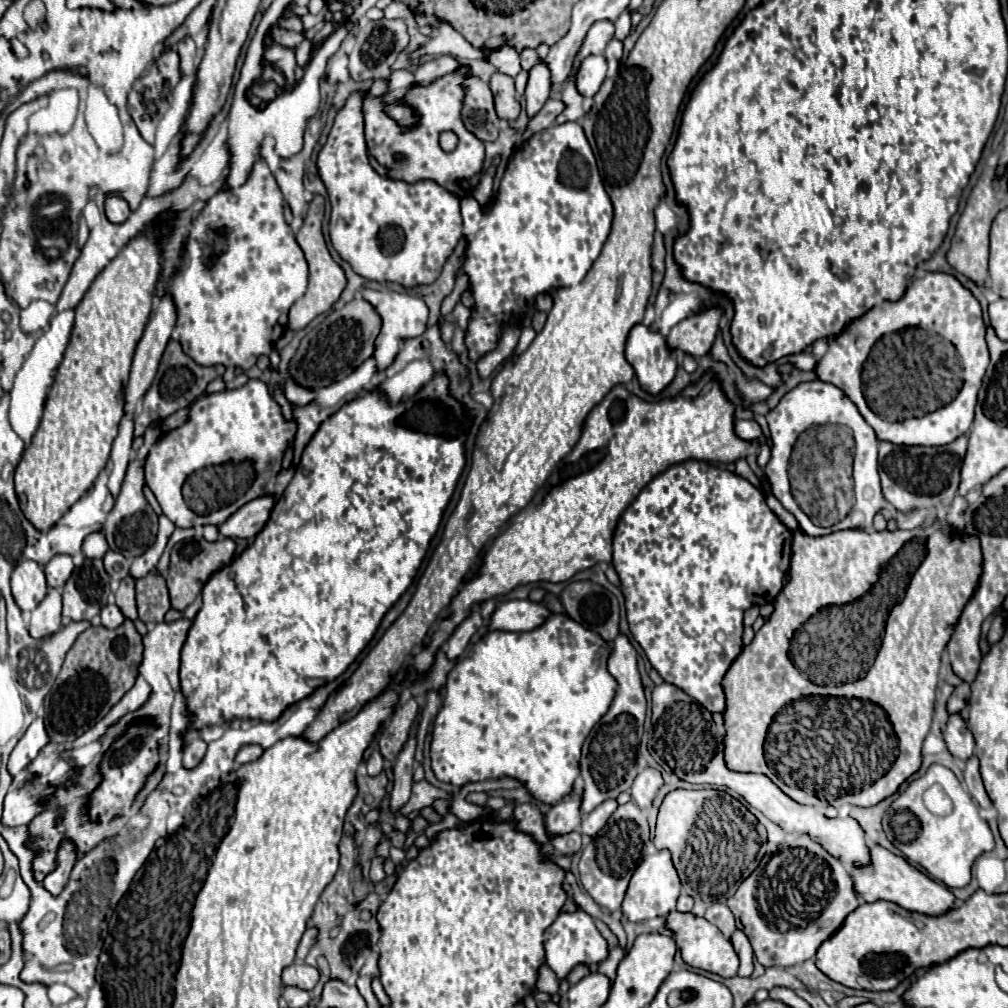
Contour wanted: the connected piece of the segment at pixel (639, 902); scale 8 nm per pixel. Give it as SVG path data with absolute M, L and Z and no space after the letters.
M658 851L650 857L646 857L640 867L632 875L632 883L628 885L622 911L630 921L644 921L652 917L666 917L670 911L676 909L676 899L680 895L682 883L680 877L672 865L670 851Z

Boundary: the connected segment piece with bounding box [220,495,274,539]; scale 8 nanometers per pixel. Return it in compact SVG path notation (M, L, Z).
M264 495L264 499L252 499L252 503L246 503L244 507L240 507L236 515L230 515L228 523L220 525L220 533L232 539L256 537L264 529L272 507L274 507L272 495Z

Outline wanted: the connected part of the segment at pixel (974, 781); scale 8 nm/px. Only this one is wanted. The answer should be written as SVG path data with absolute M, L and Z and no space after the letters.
M972 755L966 763L966 769L964 769L964 783L966 783L966 789L968 793L978 801L980 807L988 809L992 807L992 801L988 799L988 793L984 789L984 783L982 783L982 777L980 777L980 771L978 771L978 759Z

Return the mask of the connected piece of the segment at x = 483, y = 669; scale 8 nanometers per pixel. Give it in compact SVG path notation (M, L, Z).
M552 613L540 627L526 633L488 631L448 673L444 703L432 729L434 775L456 787L508 775L520 779L536 801L554 805L564 799L580 775L578 763L584 739L616 695L618 683L608 673L610 653L612 647L600 635L562 613Z

